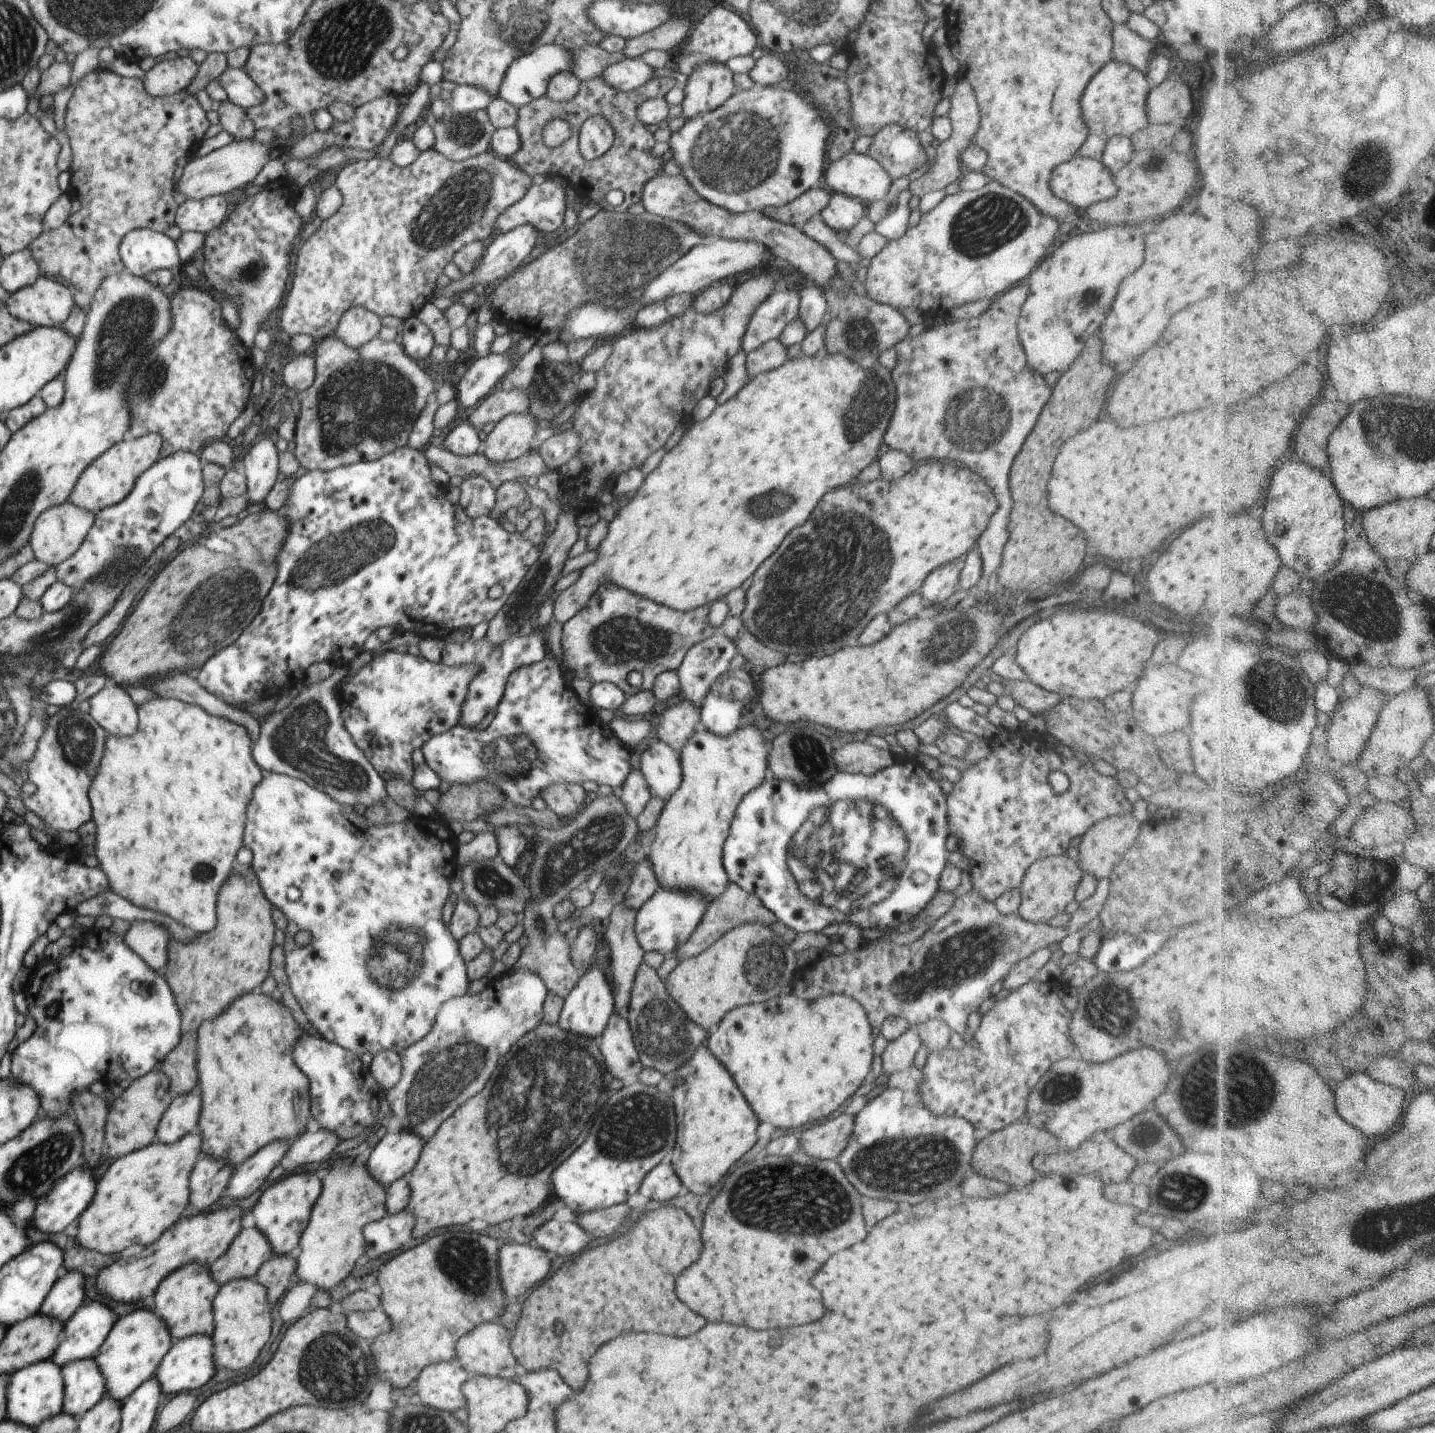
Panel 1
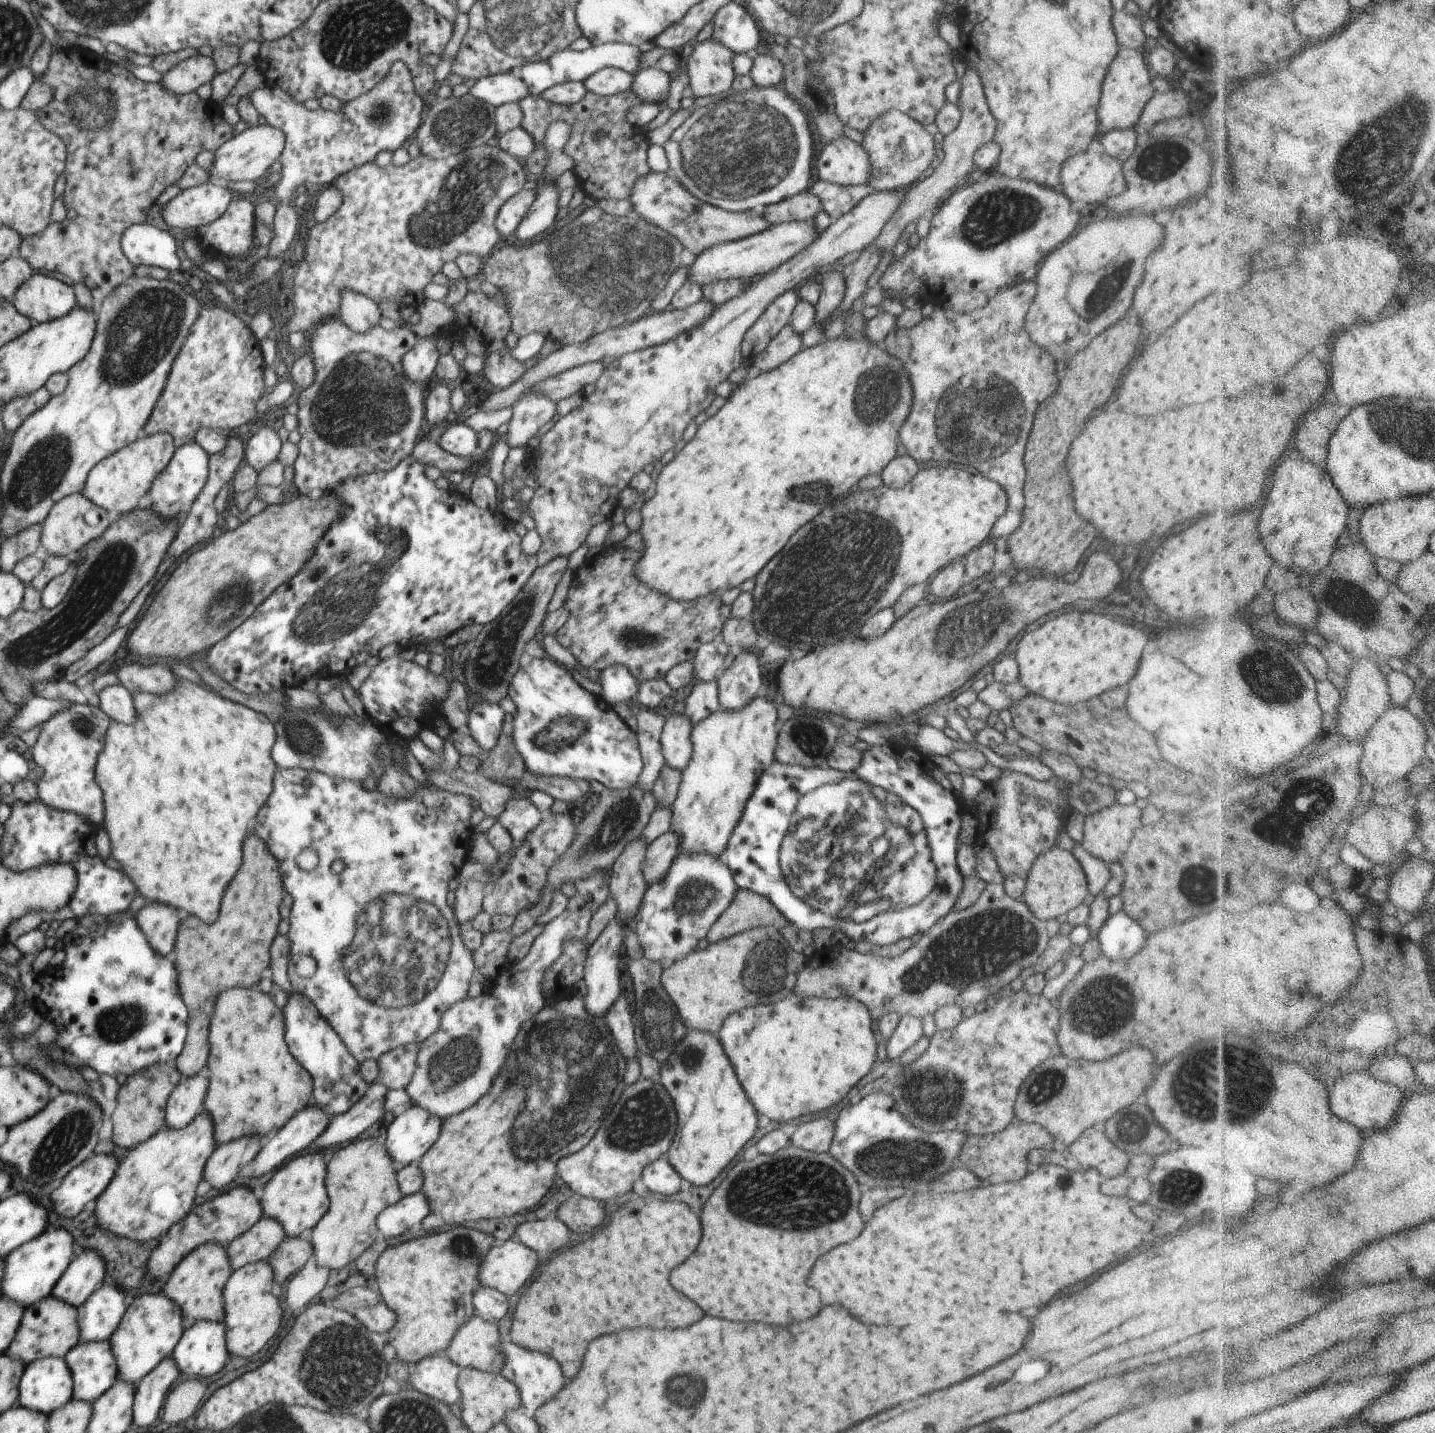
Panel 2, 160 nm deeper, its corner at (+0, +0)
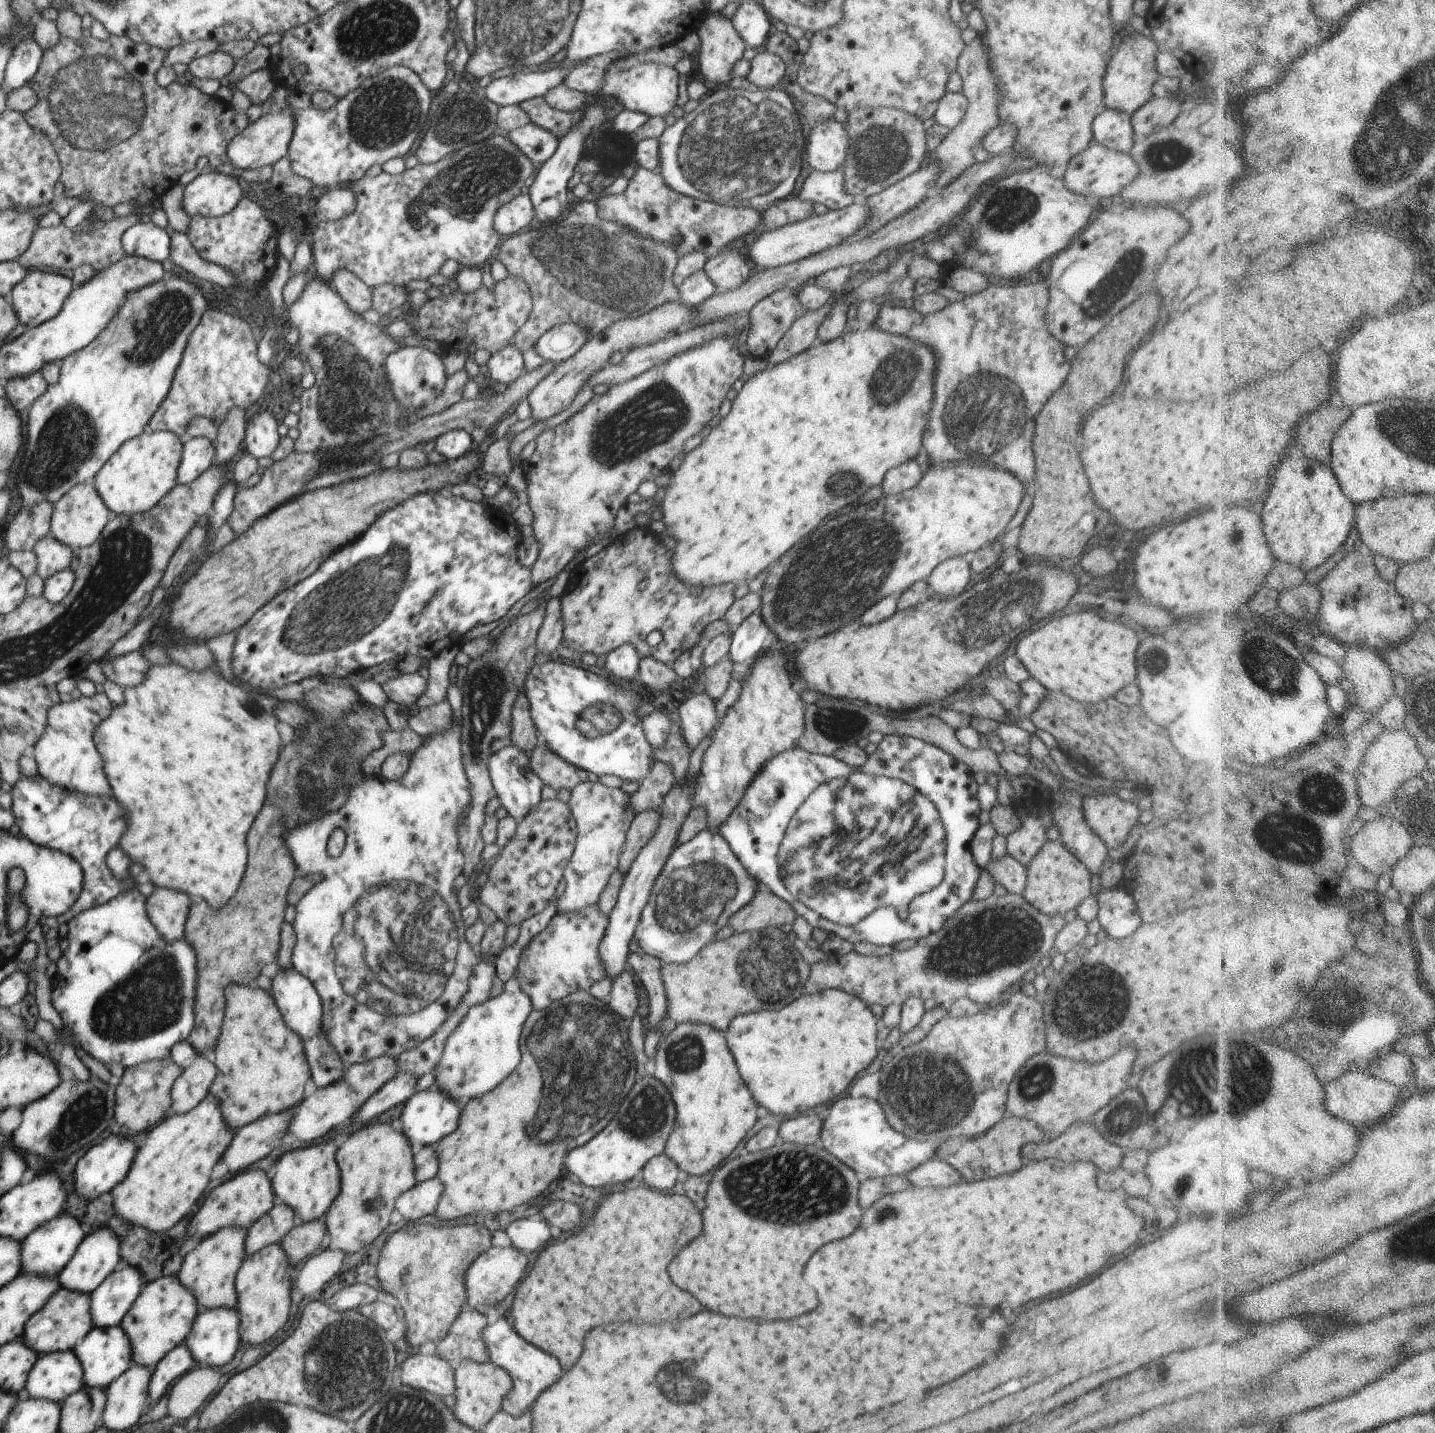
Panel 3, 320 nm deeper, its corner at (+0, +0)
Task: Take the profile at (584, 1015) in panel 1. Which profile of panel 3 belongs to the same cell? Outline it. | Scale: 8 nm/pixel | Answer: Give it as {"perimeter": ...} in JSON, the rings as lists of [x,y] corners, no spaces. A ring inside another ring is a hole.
{"perimeter":[[[686,774],[684,777],[676,779],[673,787],[665,796],[662,807],[659,810],[661,816],[658,825],[659,829],[629,866],[619,890],[618,900],[609,914],[609,923],[599,946],[599,955],[607,977],[611,980],[614,980],[623,971],[624,963],[630,953],[628,944],[635,936],[636,925],[640,920],[645,904],[649,901],[653,884],[658,878],[659,872],[664,868],[670,853],[676,848],[680,829],[686,820],[689,810],[694,807],[692,799],[698,778],[695,777],[690,780],[685,778]]]}

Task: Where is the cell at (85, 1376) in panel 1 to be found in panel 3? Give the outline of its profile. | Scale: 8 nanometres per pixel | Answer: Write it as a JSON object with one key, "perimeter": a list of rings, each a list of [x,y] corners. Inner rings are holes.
{"perimeter":[[[120,1325],[108,1328],[94,1327],[73,1348],[83,1368],[84,1386],[106,1390],[132,1363],[132,1345],[128,1335]]]}

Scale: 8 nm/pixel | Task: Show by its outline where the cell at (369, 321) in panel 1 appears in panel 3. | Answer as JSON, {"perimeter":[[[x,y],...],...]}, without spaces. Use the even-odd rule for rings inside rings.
{"perimeter":[[[340,269],[331,276],[330,285],[352,311],[361,315],[371,308],[373,289],[348,269]]]}

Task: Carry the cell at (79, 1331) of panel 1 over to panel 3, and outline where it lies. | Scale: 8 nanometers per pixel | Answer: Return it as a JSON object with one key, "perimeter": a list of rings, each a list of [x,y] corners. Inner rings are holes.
{"perimeter":[[[121,1264],[114,1269],[104,1282],[90,1293],[94,1327],[120,1325],[147,1283],[135,1266]]]}

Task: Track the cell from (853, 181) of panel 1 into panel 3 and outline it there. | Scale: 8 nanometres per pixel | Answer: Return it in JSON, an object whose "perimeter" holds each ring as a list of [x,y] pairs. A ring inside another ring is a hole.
{"perimeter":[[[834,117],[812,126],[805,145],[810,168],[820,172],[842,168],[849,147],[849,136],[845,127]]]}

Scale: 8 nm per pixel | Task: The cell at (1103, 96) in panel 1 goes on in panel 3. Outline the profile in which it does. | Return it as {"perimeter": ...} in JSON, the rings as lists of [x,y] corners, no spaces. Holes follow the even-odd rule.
{"perimeter":[[[1133,29],[1122,33],[1122,43],[1108,61],[1103,78],[1105,106],[1132,115],[1152,96],[1152,85],[1160,78],[1156,57],[1160,52],[1153,37],[1146,37]]]}

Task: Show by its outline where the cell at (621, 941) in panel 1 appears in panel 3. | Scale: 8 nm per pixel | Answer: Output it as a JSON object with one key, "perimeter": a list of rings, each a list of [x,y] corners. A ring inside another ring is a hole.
{"perimeter":[[[646,809],[634,817],[619,860],[619,868],[624,874],[628,872],[629,866],[634,862],[638,853],[659,829],[660,817],[659,809]]]}

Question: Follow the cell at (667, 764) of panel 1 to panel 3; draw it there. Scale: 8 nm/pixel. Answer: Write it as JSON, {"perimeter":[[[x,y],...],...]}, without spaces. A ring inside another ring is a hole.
{"perimeter":[[[706,692],[694,693],[678,706],[681,731],[694,750],[702,739],[712,733],[718,722],[715,700]]]}

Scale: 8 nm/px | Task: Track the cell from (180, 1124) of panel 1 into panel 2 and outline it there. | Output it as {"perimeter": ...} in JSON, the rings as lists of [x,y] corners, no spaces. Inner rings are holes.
{"perimeter":[[[190,1075],[177,1084],[165,1110],[165,1126],[171,1129],[187,1127],[195,1116],[205,1110],[205,1098],[210,1076]]]}

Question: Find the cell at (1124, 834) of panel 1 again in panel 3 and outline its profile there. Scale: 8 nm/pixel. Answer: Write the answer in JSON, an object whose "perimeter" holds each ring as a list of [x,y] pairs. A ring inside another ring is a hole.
{"perimeter":[[[1098,793],[1084,798],[1083,813],[1096,836],[1108,848],[1115,849],[1126,843],[1132,827],[1139,822],[1140,810],[1132,801]]]}

